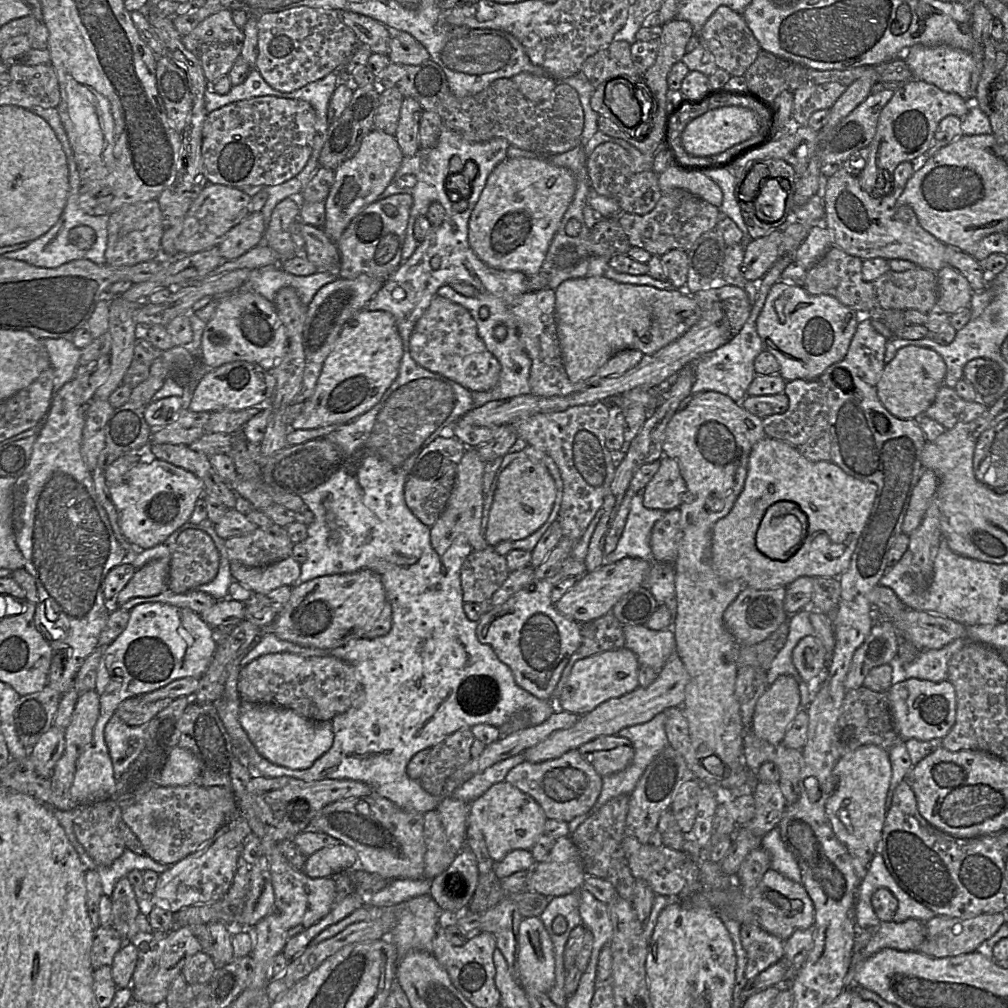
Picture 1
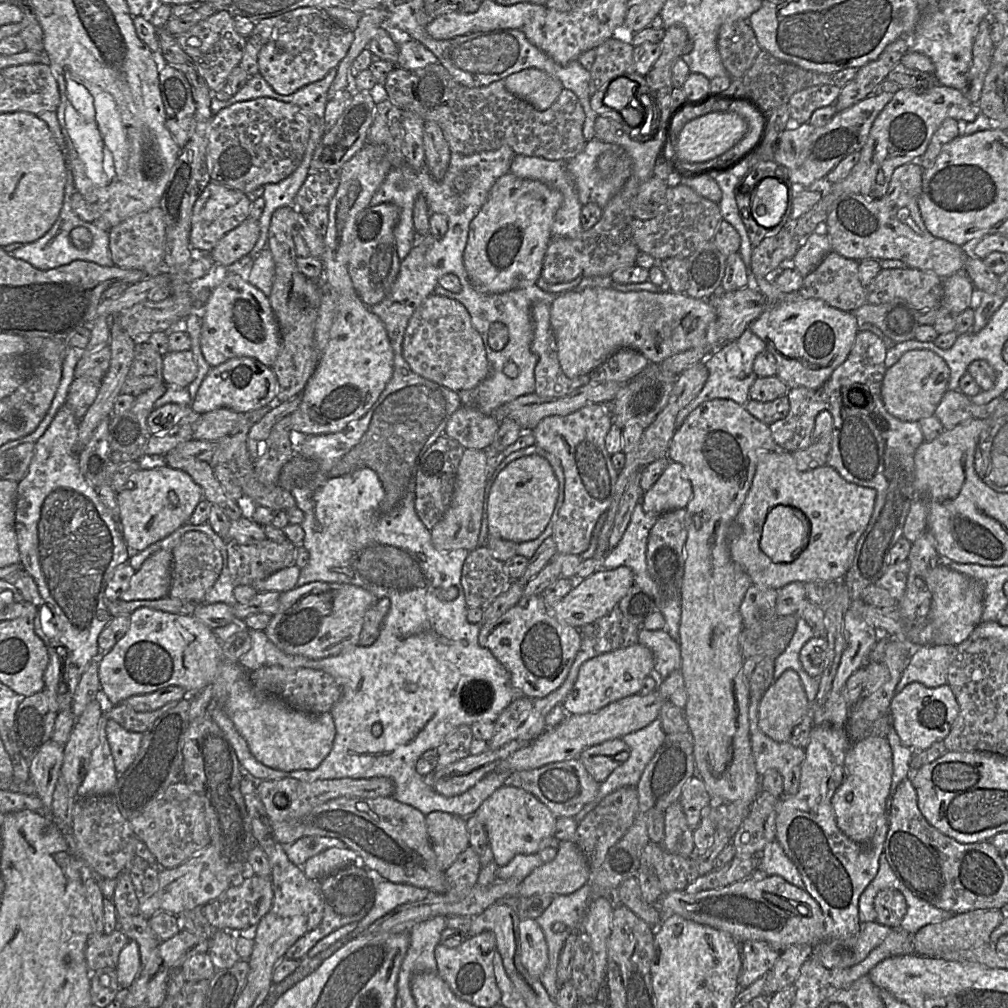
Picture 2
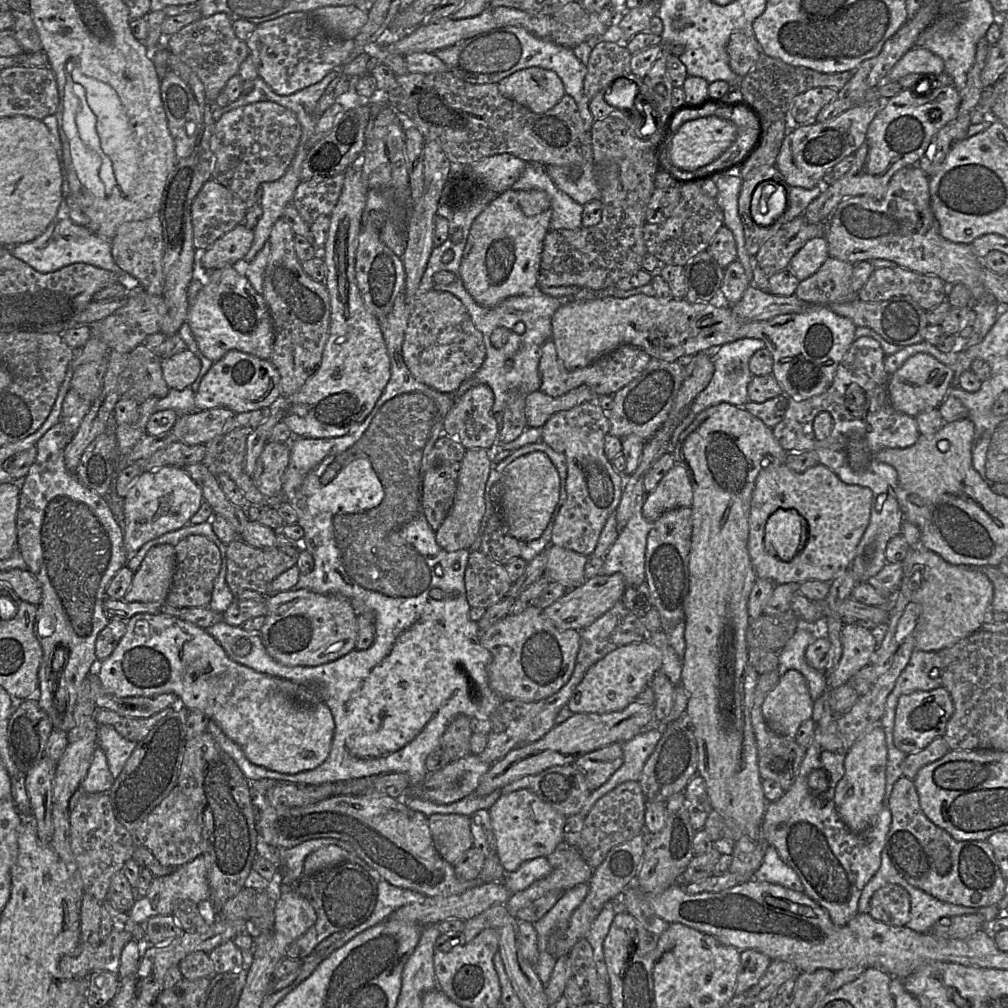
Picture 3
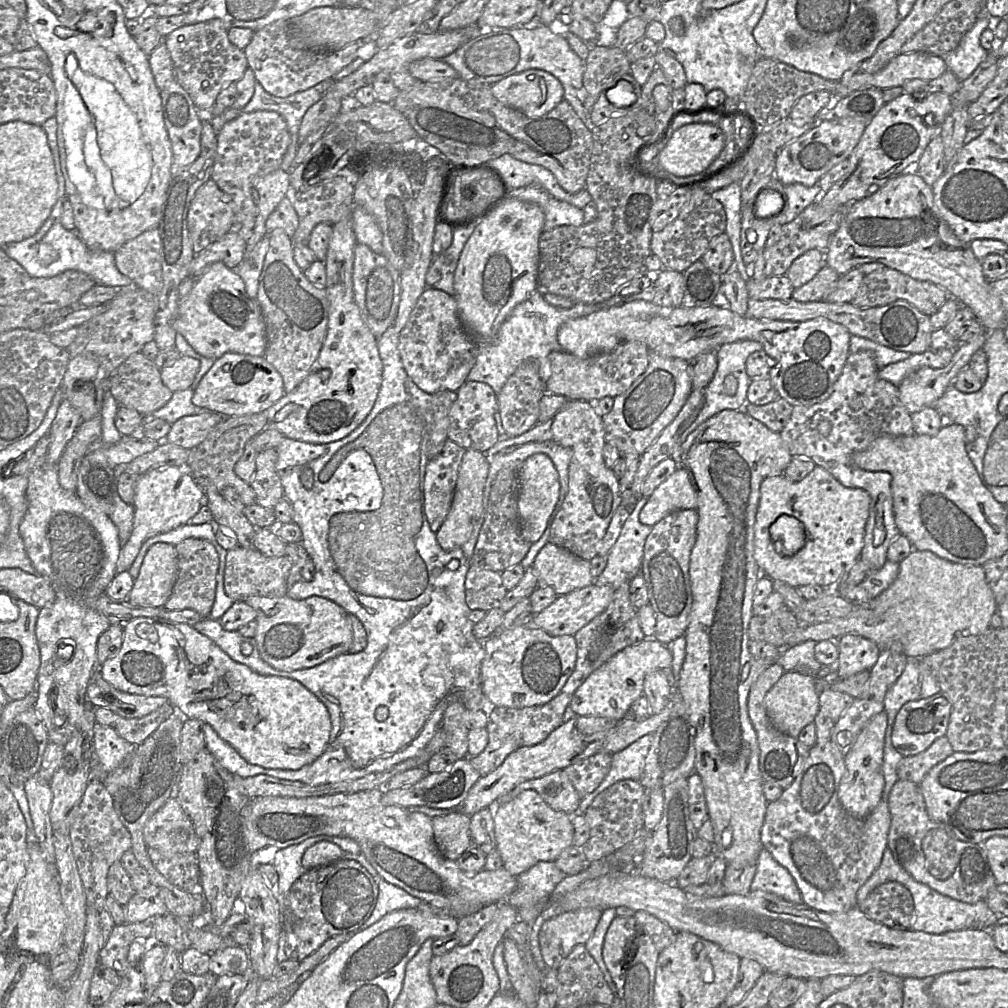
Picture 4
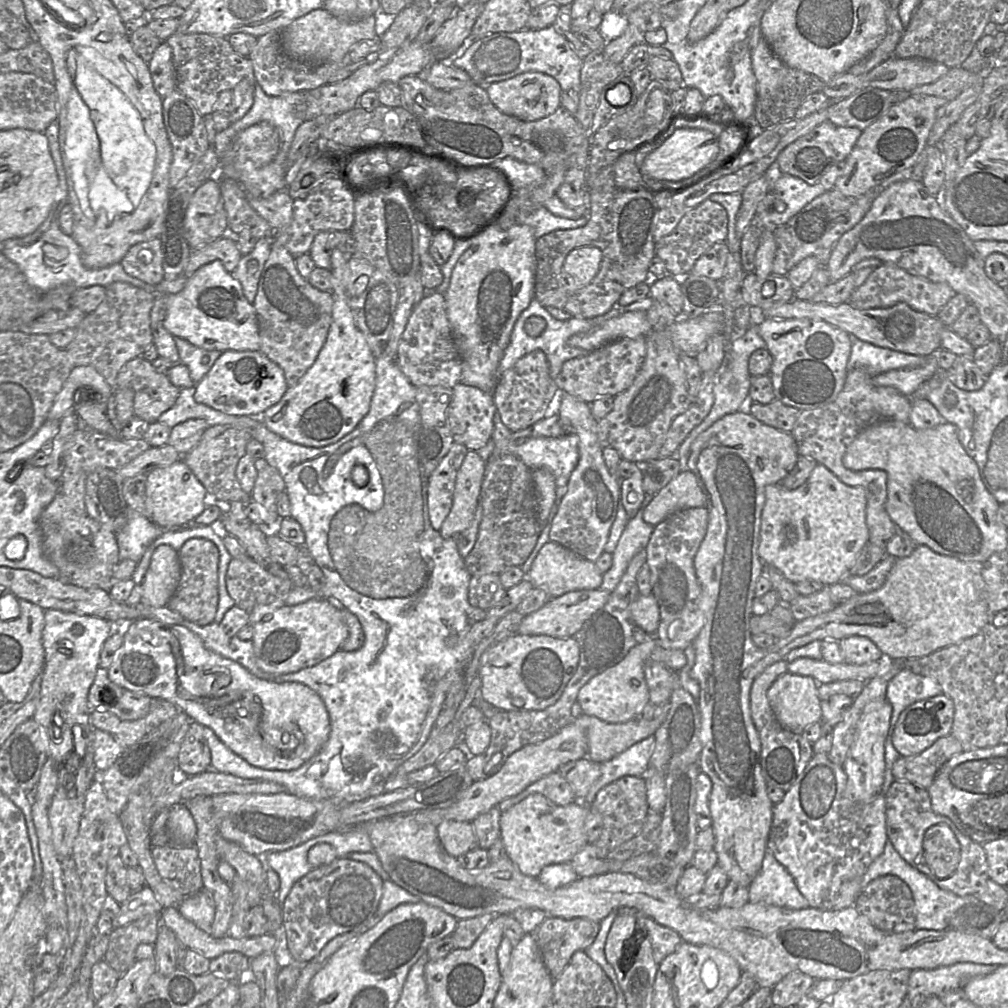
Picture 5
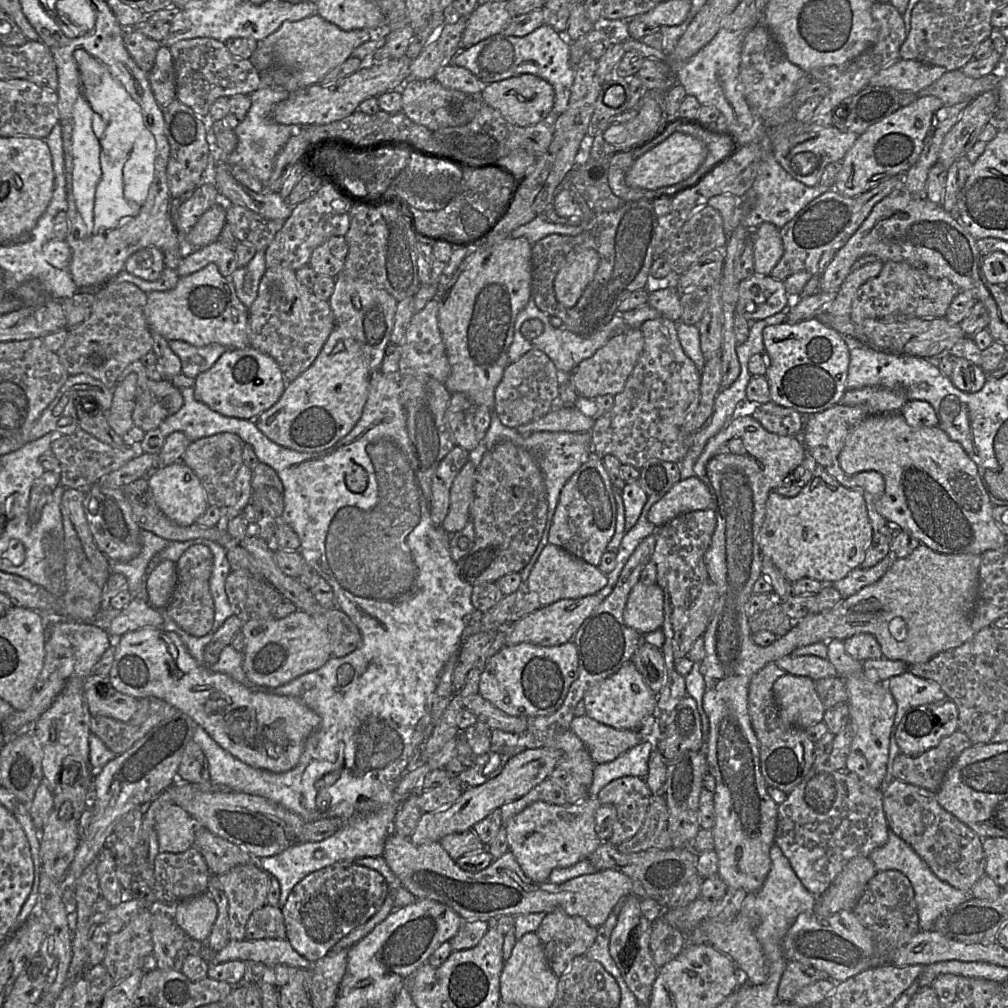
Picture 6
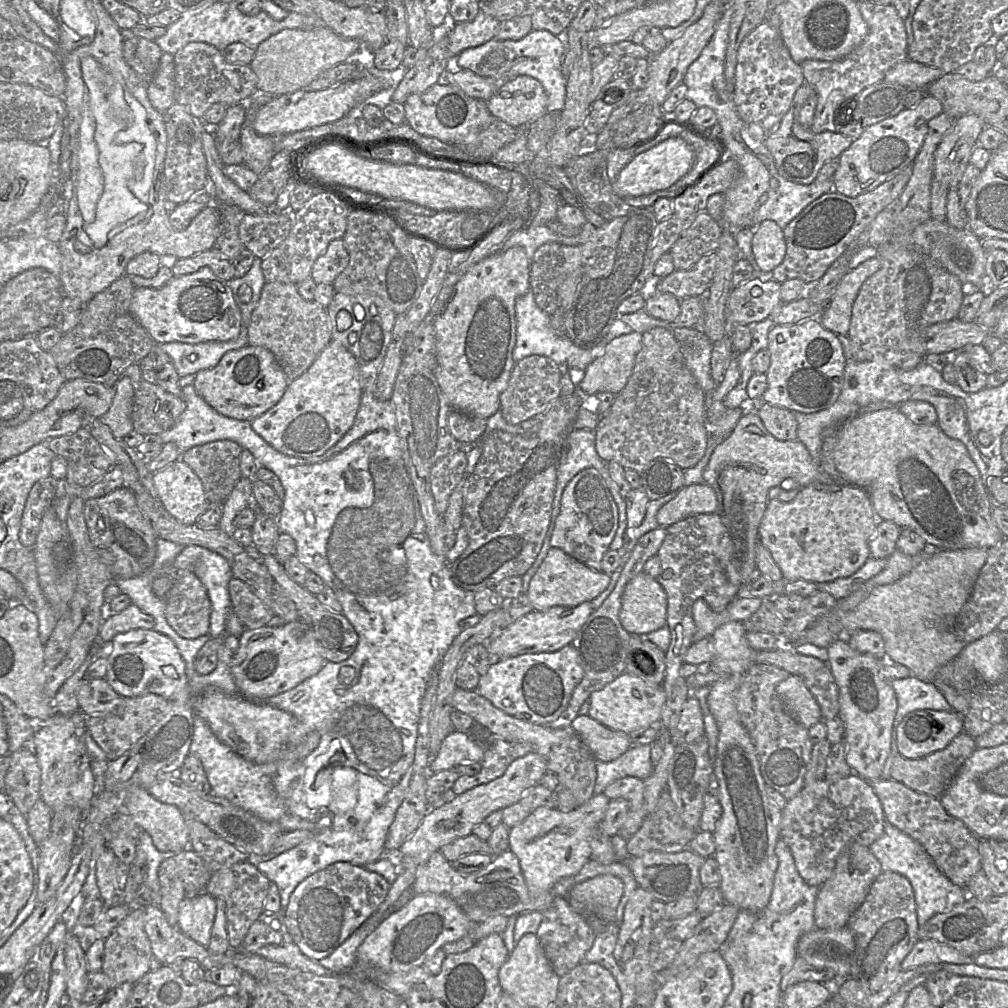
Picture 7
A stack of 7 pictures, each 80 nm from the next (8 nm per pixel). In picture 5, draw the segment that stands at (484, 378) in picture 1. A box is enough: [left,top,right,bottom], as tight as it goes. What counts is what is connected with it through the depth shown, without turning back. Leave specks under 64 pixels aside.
[397,291,461,388]

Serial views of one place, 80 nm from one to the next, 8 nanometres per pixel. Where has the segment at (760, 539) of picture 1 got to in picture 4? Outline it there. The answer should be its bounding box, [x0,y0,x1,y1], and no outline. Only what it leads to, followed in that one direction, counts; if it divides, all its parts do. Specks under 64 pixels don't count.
[770,515,805,556]

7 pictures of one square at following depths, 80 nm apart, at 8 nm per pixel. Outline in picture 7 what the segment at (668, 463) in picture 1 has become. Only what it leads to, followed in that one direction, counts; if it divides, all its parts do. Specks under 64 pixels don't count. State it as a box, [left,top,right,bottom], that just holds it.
[657,483,718,527]

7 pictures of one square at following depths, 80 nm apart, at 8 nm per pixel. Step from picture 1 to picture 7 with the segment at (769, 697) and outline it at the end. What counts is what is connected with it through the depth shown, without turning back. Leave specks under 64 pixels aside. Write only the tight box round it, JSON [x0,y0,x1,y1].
[776,674,822,729]

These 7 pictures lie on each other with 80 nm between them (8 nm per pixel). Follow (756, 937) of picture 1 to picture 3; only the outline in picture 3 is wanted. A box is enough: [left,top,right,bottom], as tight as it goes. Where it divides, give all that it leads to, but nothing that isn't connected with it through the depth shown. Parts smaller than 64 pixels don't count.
[735,949,772,995]

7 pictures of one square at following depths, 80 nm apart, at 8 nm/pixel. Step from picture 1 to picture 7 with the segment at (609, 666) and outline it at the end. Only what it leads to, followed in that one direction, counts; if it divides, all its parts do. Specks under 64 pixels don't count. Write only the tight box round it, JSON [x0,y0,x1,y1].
[588,672,666,735]

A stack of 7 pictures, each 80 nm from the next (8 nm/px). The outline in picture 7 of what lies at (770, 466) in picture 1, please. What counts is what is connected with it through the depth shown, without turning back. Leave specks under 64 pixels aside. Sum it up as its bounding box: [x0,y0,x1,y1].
[759,474,877,584]

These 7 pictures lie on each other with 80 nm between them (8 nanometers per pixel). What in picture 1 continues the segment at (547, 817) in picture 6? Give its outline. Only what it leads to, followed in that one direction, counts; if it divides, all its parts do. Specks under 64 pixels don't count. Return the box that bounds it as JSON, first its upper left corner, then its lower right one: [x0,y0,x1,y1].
[468,781,546,862]

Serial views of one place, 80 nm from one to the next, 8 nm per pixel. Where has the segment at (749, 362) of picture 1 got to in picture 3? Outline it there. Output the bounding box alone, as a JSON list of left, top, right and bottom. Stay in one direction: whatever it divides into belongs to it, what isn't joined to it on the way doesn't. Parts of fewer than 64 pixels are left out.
[668,338,765,453]

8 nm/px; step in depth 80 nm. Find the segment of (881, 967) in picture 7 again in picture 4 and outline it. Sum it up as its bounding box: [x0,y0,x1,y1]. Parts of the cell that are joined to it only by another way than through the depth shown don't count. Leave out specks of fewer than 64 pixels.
[858,881,914,929]

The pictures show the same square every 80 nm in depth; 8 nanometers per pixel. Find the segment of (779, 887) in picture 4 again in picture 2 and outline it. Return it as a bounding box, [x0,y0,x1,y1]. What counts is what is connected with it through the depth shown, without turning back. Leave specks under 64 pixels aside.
[758,839,805,889]

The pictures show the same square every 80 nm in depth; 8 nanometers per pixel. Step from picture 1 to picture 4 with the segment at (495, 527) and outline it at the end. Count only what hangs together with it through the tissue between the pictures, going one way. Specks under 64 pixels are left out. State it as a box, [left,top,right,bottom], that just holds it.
[518,453,559,544]

